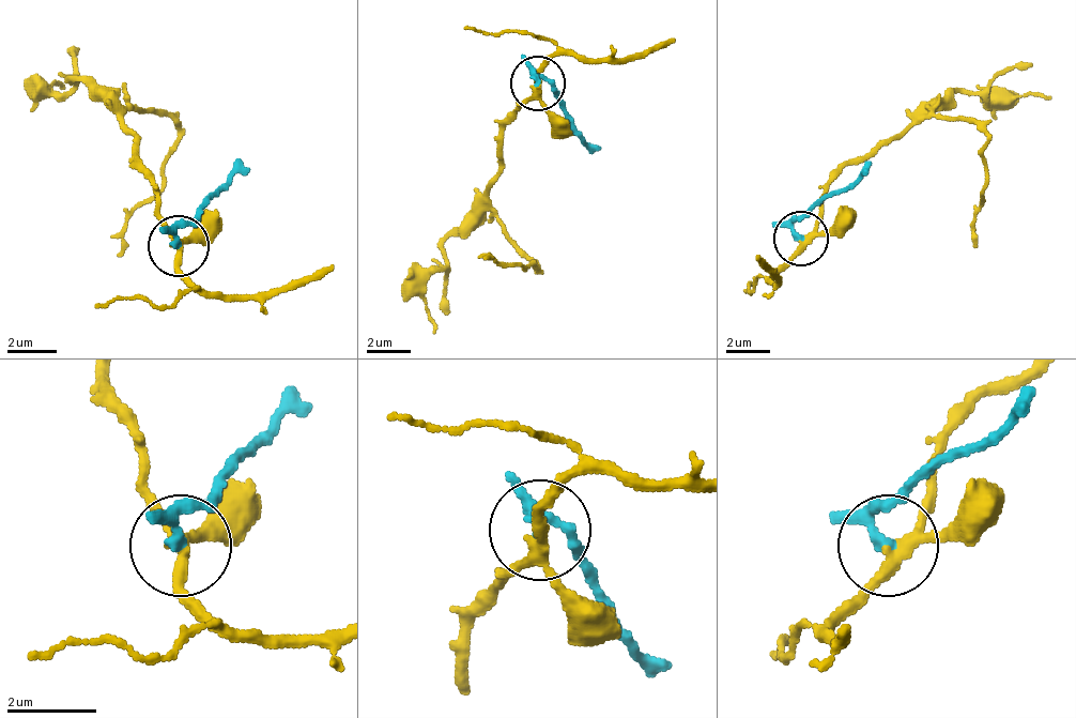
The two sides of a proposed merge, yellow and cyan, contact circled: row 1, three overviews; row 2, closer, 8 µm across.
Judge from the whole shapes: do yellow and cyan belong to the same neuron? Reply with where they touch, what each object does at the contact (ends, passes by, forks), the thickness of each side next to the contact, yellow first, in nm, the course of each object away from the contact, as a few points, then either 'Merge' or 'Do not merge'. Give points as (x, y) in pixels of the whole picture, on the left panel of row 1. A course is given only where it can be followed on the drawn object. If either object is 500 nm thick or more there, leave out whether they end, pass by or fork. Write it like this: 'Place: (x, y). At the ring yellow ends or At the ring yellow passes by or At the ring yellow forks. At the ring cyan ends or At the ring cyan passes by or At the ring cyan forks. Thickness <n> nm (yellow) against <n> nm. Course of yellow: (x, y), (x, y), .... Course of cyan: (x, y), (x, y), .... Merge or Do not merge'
Place: (179, 245). At the ring yellow forks. At the ring cyan passes by. Thickness 240 nm (yellow) against 190 nm. Course of yellow: (180, 247), (124, 118), (162, 111), (180, 142), (162, 185), (124, 223), (118, 254). Course of cyan: (180, 247), (180, 229), (242, 161). Do not merge

